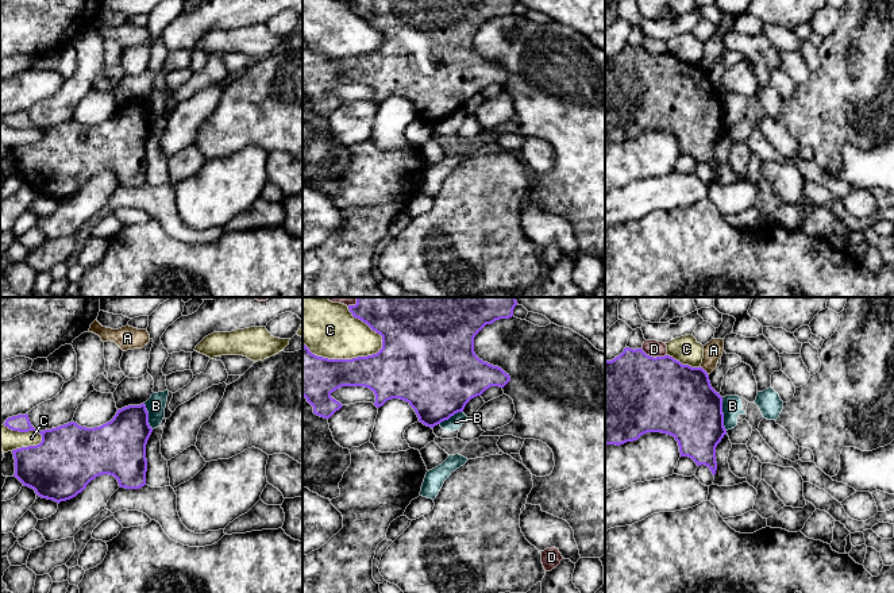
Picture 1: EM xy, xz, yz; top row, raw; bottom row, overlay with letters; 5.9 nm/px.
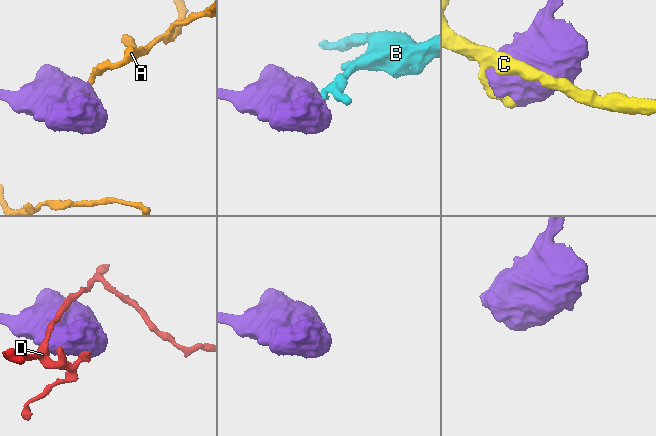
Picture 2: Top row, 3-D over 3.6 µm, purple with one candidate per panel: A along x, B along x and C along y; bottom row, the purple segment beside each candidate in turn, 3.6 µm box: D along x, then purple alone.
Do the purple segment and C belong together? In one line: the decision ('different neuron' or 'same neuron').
different neuron

